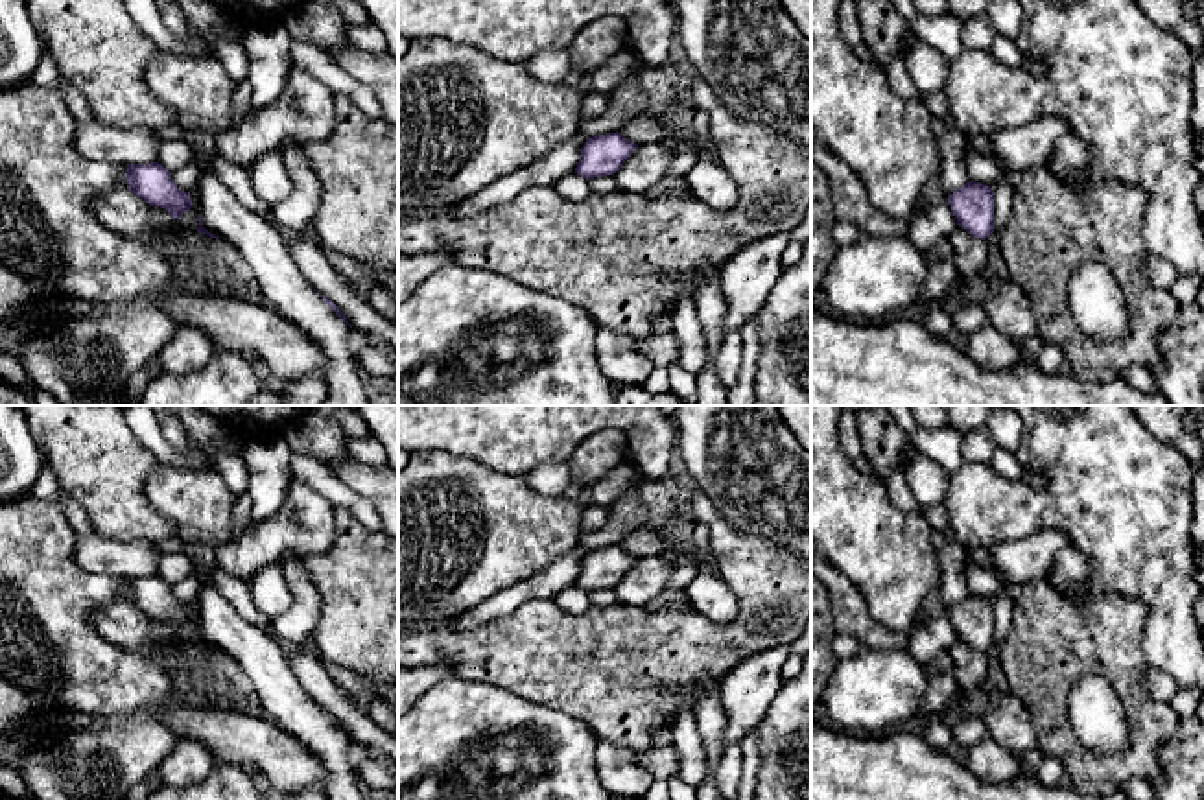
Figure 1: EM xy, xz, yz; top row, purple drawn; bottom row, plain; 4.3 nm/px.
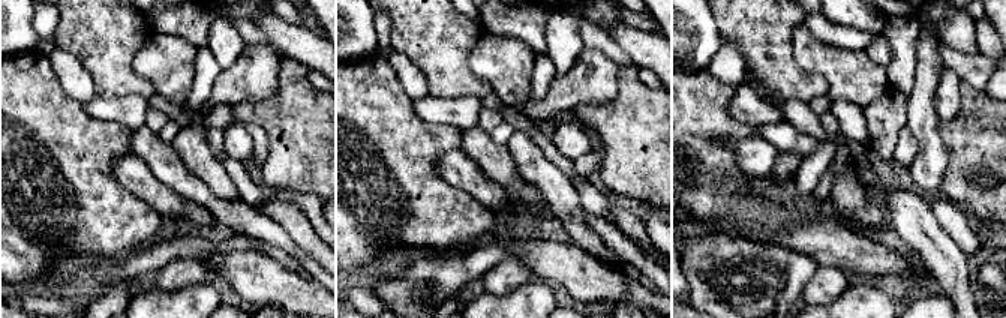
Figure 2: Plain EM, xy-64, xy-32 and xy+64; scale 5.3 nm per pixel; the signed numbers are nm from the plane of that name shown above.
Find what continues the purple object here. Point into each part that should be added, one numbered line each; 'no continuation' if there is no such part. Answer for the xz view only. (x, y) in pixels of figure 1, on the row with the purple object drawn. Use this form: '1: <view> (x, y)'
no continuation

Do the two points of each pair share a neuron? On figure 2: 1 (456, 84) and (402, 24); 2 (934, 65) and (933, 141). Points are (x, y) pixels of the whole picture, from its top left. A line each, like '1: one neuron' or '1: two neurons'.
1: one neuron
2: one neuron

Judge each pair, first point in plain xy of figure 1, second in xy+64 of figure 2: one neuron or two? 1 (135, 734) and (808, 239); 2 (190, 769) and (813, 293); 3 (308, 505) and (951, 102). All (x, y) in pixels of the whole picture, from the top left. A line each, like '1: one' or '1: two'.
1: two
2: one
3: one

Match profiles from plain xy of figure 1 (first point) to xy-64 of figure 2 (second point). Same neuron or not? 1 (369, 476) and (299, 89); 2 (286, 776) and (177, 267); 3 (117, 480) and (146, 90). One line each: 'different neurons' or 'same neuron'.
1: different neurons
2: different neurons
3: same neuron

